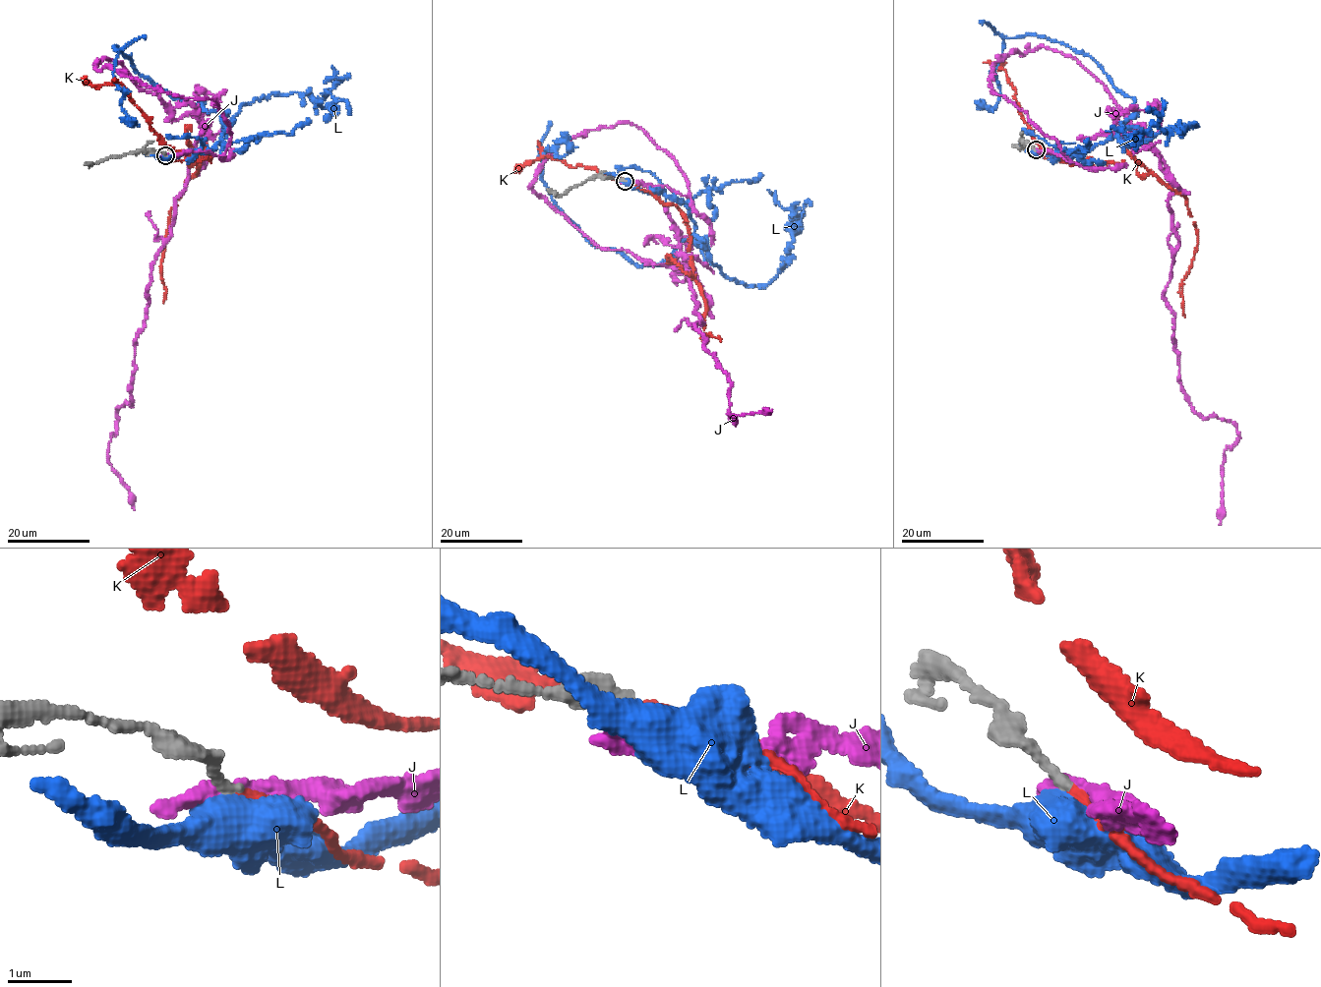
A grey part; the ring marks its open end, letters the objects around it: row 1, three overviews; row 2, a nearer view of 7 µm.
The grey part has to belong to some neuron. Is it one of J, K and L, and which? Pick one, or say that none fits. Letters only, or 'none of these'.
K

